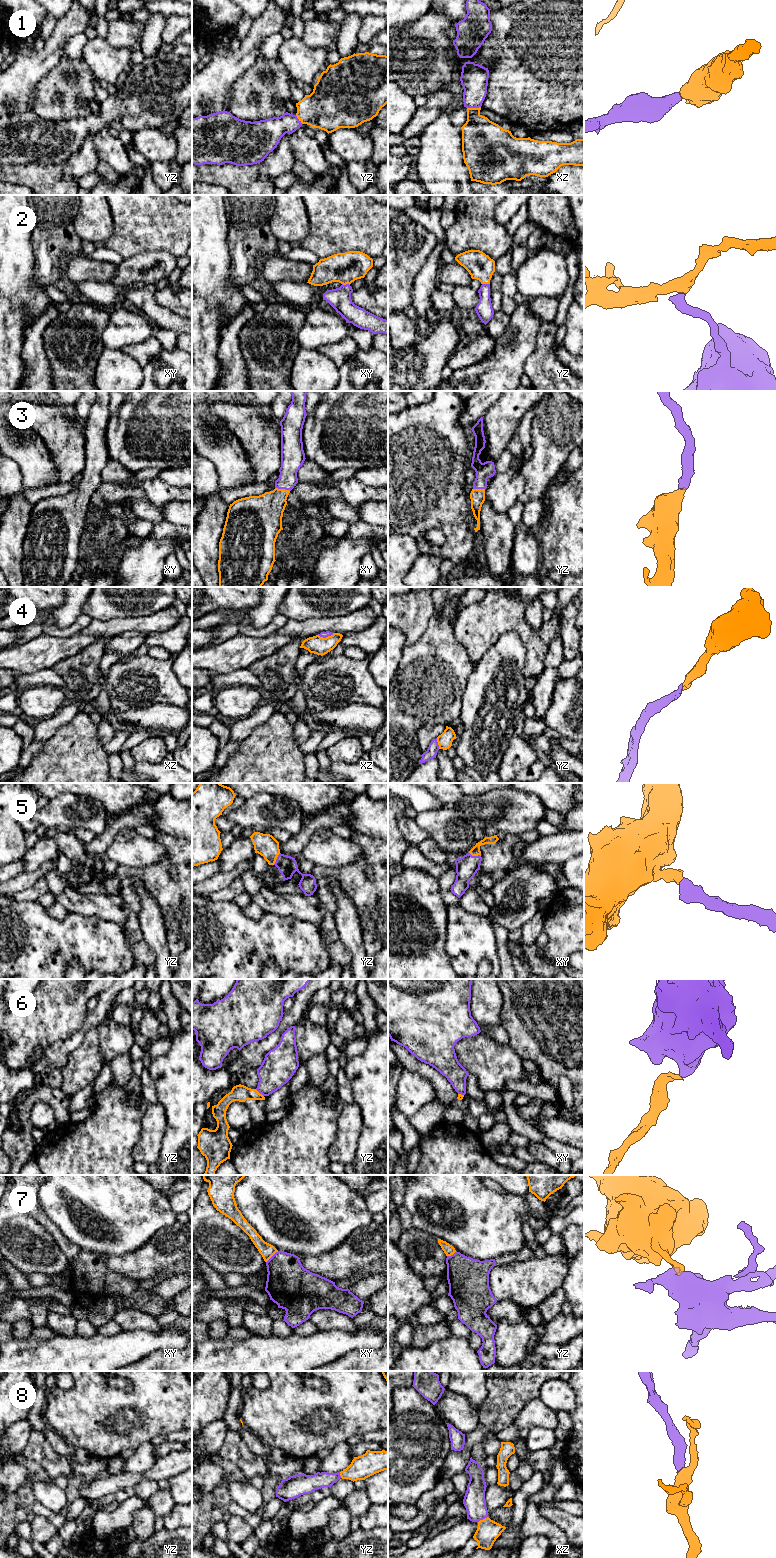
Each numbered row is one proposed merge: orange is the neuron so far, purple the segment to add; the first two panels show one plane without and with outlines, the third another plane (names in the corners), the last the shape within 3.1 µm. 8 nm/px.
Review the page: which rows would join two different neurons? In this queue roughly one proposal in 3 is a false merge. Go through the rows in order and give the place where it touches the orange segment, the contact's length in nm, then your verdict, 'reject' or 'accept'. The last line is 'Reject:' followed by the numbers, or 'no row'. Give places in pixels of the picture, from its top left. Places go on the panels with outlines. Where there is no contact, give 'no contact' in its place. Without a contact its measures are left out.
1: contact xz (473, 108); length 110 nm; accept
2: contact xy (346, 283); length 70 nm; reject
3: contact xy (283, 489); length 130 nm; accept
4: contact xz (326, 637); length 130 nm; accept
5: contact yz (276, 858); length 110 nm; accept
6: contact yz (258, 1092); length 90 nm; reject
7: contact xy (272, 1255); length 140 nm; reject
8: contact xz (483, 1519); length 100 nm; accept
Reject: 2, 6, 7

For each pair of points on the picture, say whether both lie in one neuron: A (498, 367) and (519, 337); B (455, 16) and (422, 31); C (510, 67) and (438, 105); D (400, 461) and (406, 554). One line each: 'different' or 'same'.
A: same
B: different
C: different
D: different

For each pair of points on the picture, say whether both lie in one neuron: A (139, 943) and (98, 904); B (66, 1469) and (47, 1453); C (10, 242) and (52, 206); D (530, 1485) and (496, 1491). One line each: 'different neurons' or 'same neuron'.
A: same neuron
B: same neuron
C: different neurons
D: different neurons

